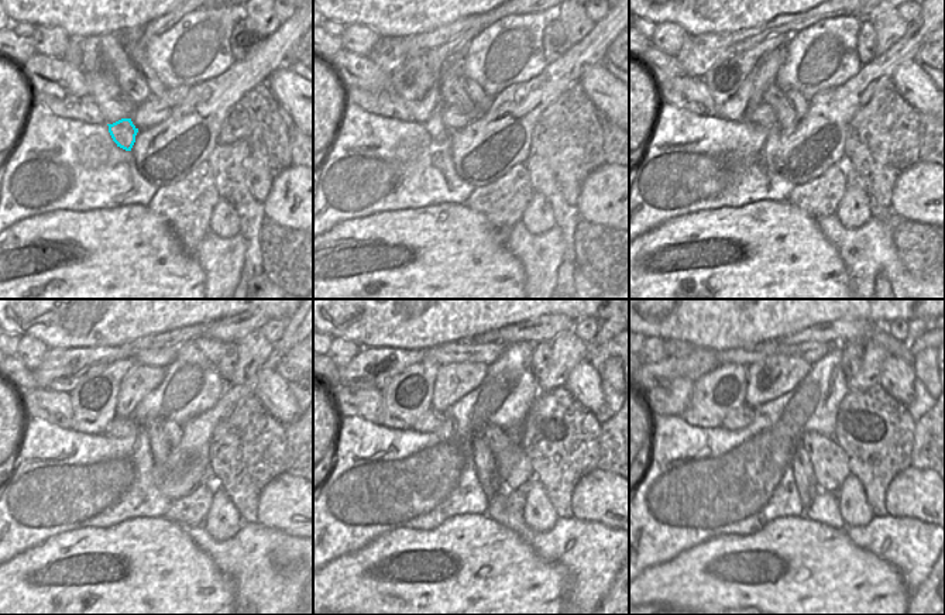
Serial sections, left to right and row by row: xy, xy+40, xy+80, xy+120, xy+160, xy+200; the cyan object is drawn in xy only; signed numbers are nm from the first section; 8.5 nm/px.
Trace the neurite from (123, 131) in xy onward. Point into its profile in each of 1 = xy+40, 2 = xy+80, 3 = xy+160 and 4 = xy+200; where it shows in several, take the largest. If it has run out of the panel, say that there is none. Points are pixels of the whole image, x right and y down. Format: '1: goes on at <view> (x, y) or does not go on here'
1: goes on at xy+40 (437, 130)
2: goes on at xy+80 (769, 65)
3: goes on at xy+160 (453, 381)
4: goes on at xy+200 (766, 380)

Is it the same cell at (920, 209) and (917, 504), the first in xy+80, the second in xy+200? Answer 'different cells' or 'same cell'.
same cell

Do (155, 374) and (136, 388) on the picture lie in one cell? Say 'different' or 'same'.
same

